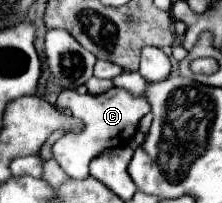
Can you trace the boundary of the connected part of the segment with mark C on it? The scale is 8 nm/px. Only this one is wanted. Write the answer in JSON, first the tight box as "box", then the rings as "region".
{"box":[53,88,151,180],"region":[[[111,88],[105,94],[91,96],[91,94],[77,94],[75,90],[63,90],[57,98],[57,108],[59,110],[69,110],[71,116],[81,118],[85,122],[85,130],[79,134],[67,134],[59,138],[53,144],[53,154],[57,164],[73,178],[83,180],[89,176],[89,162],[99,156],[103,150],[115,148],[119,144],[127,144],[135,130],[139,120],[151,112],[151,106],[145,96],[133,96],[123,88]]]}

